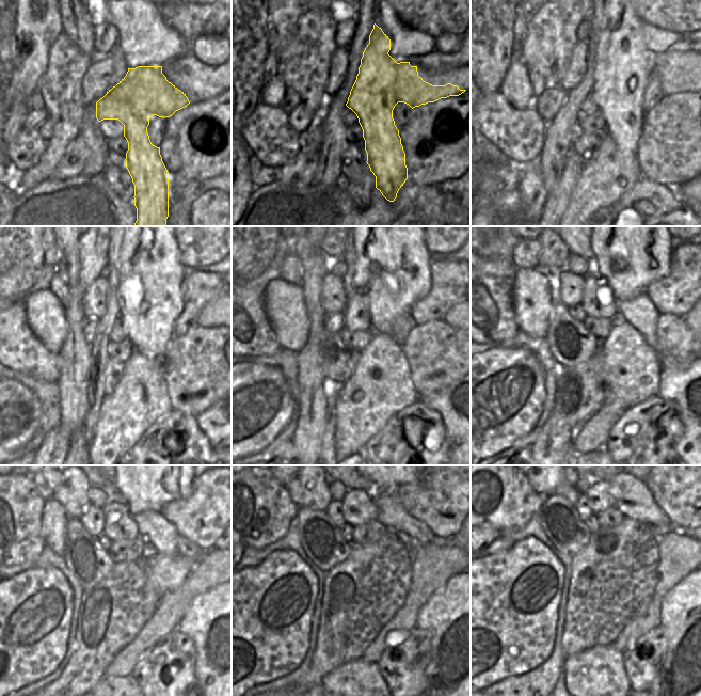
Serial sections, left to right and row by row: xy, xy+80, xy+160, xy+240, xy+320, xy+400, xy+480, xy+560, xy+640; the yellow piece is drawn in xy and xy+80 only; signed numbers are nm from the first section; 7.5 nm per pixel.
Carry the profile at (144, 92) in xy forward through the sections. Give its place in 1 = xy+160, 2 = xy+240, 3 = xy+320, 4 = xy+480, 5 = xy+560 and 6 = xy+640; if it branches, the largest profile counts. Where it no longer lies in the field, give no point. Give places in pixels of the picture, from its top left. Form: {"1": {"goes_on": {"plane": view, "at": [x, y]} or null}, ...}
{"1": {"goes_on": {"plane": "xy+160", "at": [622, 64]}}, "2": {"goes_on": {"plane": "xy+240", "at": [149, 296]}}, "3": {"goes_on": {"plane": "xy+320", "at": [393, 271]}}, "4": {"goes_on": {"plane": "xy+480", "at": [145, 487]}}, "5": {"goes_on": {"plane": "xy+560", "at": [381, 487]}}, "6": {"goes_on": null}}

